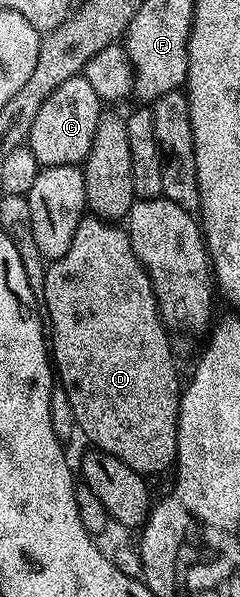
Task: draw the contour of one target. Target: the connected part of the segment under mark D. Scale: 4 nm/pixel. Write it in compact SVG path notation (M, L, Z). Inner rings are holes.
M85 216L74 232L74 240L70 240L70 248L61 258L55 259L45 269L46 284L42 299L47 321L50 323L50 358L54 363L54 374L59 385L66 388L66 396L70 400L70 408L74 408L74 420L79 433L89 438L91 445L98 450L110 452L110 456L118 456L122 464L134 468L134 472L145 476L160 474L163 470L171 471L176 461L176 441L178 440L178 416L180 415L180 396L182 378L176 375L176 362L172 359L172 342L168 339L169 327L160 319L160 309L154 296L154 288L144 265L138 260L130 244L130 236L123 225L106 222L103 218Z

